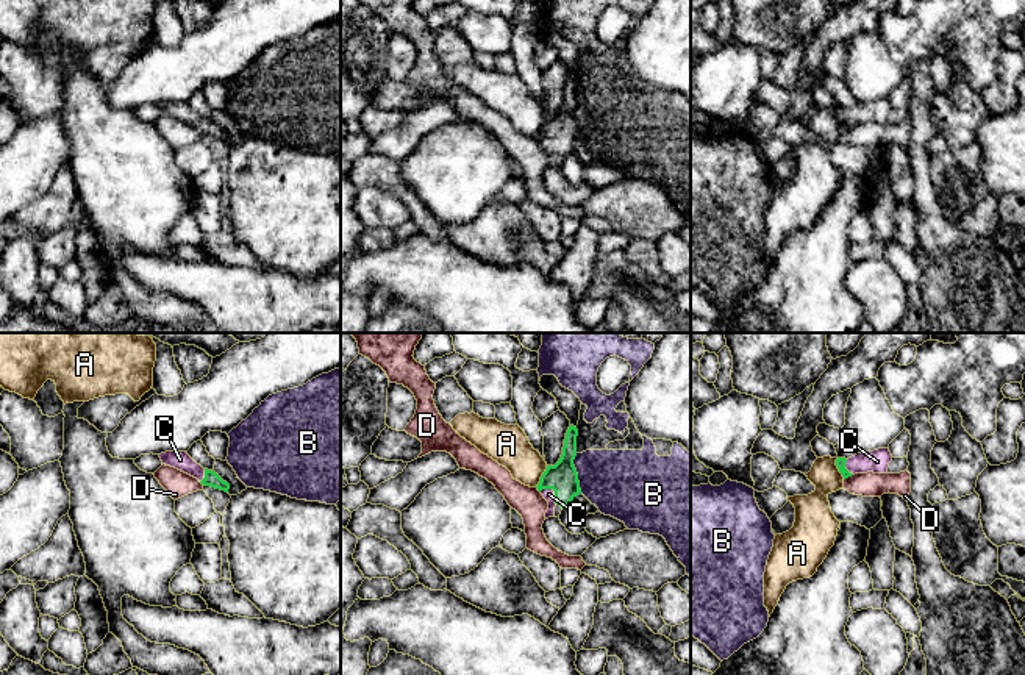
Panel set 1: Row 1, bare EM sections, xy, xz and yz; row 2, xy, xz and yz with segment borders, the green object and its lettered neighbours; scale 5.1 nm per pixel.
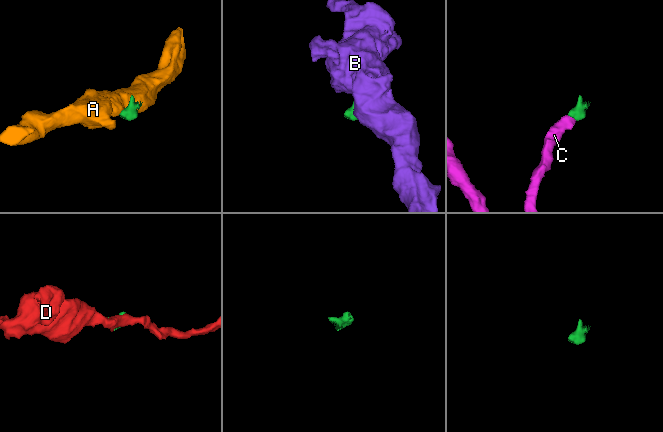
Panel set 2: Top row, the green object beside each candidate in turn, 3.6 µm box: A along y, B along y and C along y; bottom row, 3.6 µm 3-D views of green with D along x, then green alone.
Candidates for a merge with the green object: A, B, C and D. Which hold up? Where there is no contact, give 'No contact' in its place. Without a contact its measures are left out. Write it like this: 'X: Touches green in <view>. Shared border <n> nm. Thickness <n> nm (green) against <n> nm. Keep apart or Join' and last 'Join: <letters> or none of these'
A: Touches green in xz. Shared border 130 nm. Thickness 160 nm (green) against 200 nm. Keep apart
B: Touches green in xz. Shared border 220 nm. Thickness 160 nm (green) against 360 nm. Keep apart
C: Touches green in xz. Shared border 120 nm. Thickness 160 nm (green) against 60 nm. Join
D: Touches green in yz. Shared border 60 nm. Thickness 50 nm (green) against 130 nm. Keep apart
Join: C

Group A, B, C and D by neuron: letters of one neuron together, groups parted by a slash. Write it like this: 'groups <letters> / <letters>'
groups A / B / C / D

